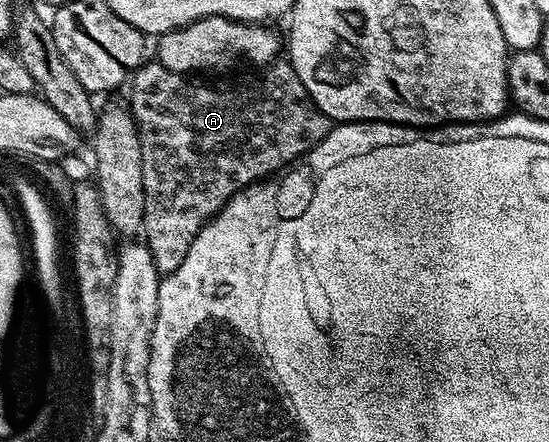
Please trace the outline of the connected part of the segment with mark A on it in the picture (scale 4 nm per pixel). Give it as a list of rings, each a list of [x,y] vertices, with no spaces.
[[[148,60],[131,79],[130,109],[140,133],[142,184],[145,185],[142,238],[154,256],[156,271],[162,276],[172,274],[186,260],[186,252],[190,252],[190,244],[194,244],[198,232],[234,195],[247,186],[279,175],[309,154],[329,132],[330,120],[314,104],[291,62],[273,60],[259,72],[253,82],[237,90],[232,86],[219,90],[216,86],[191,82],[191,77],[171,71],[160,61]]]

